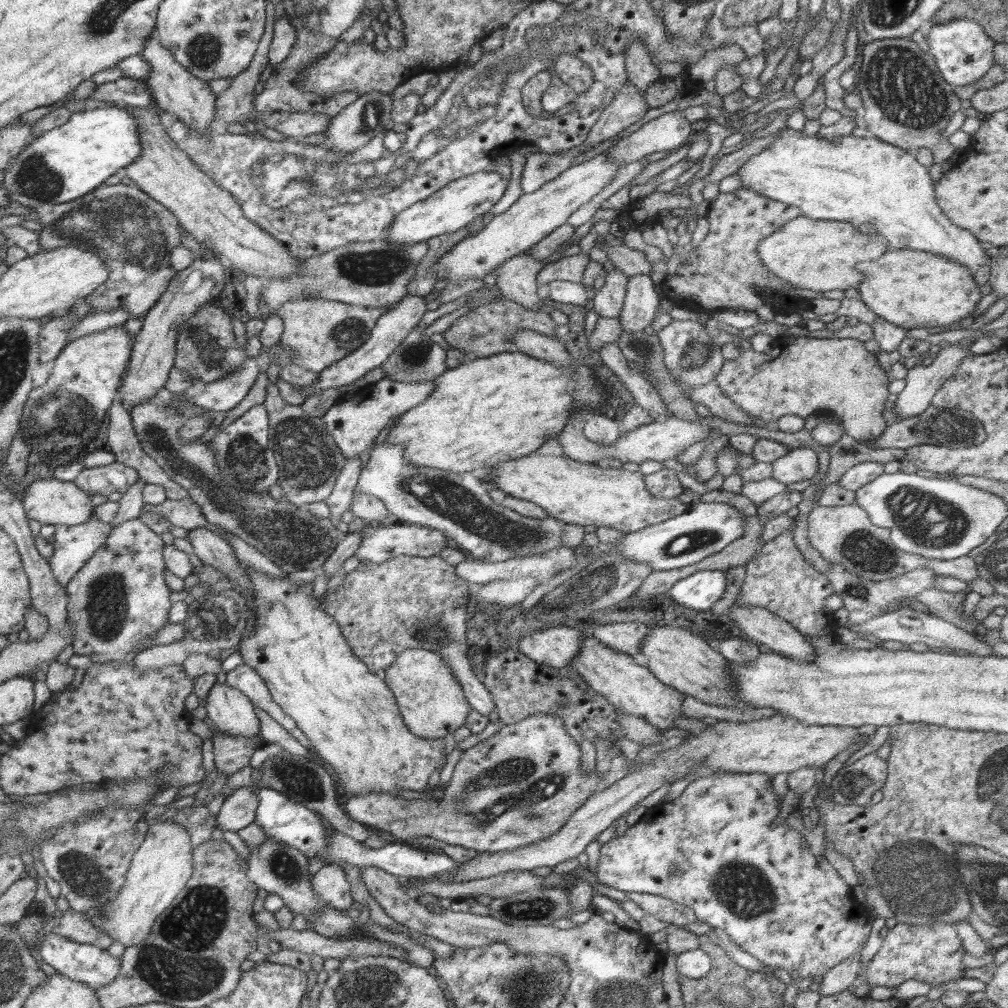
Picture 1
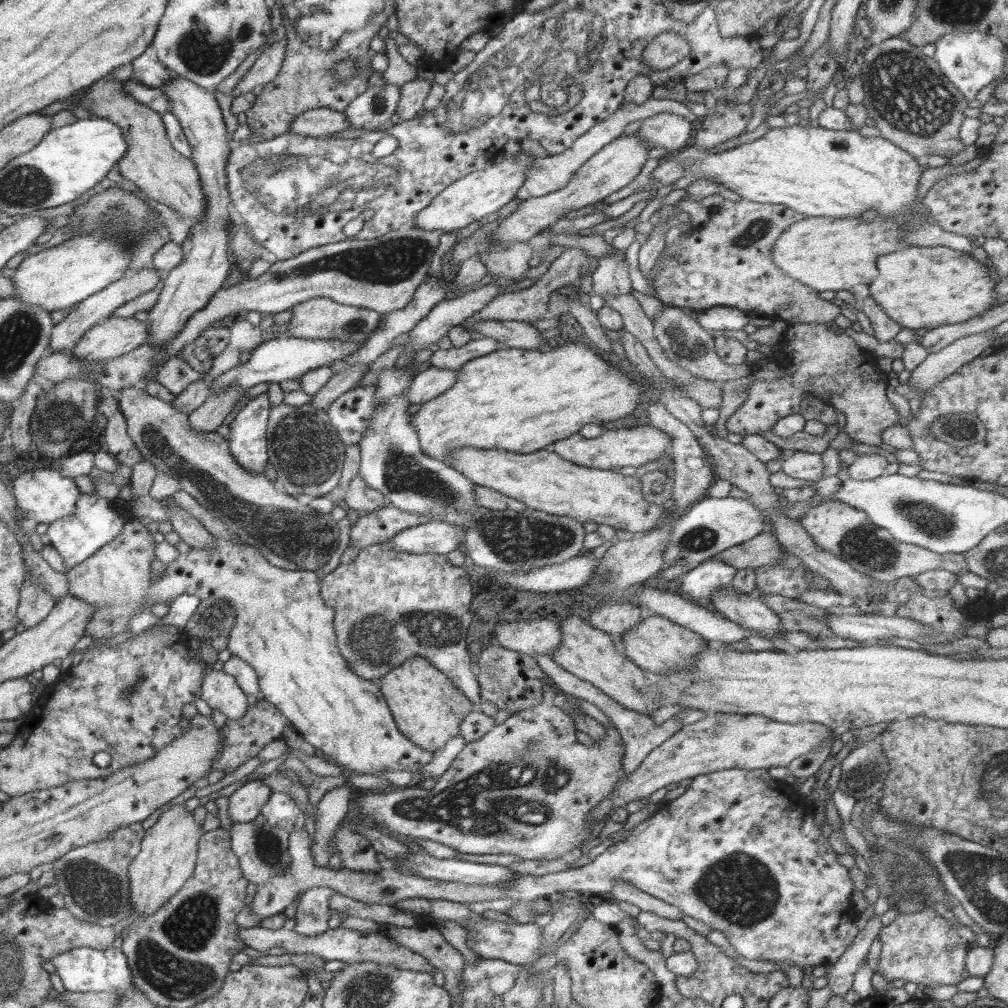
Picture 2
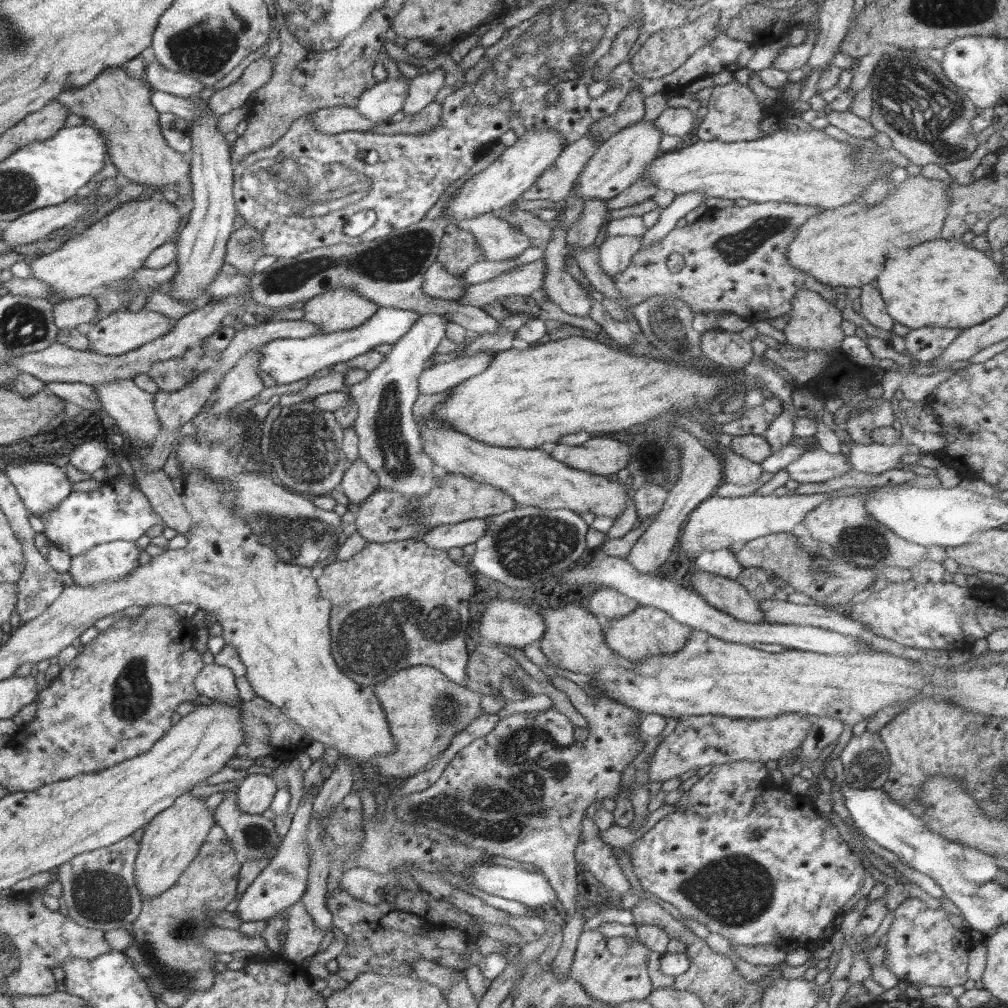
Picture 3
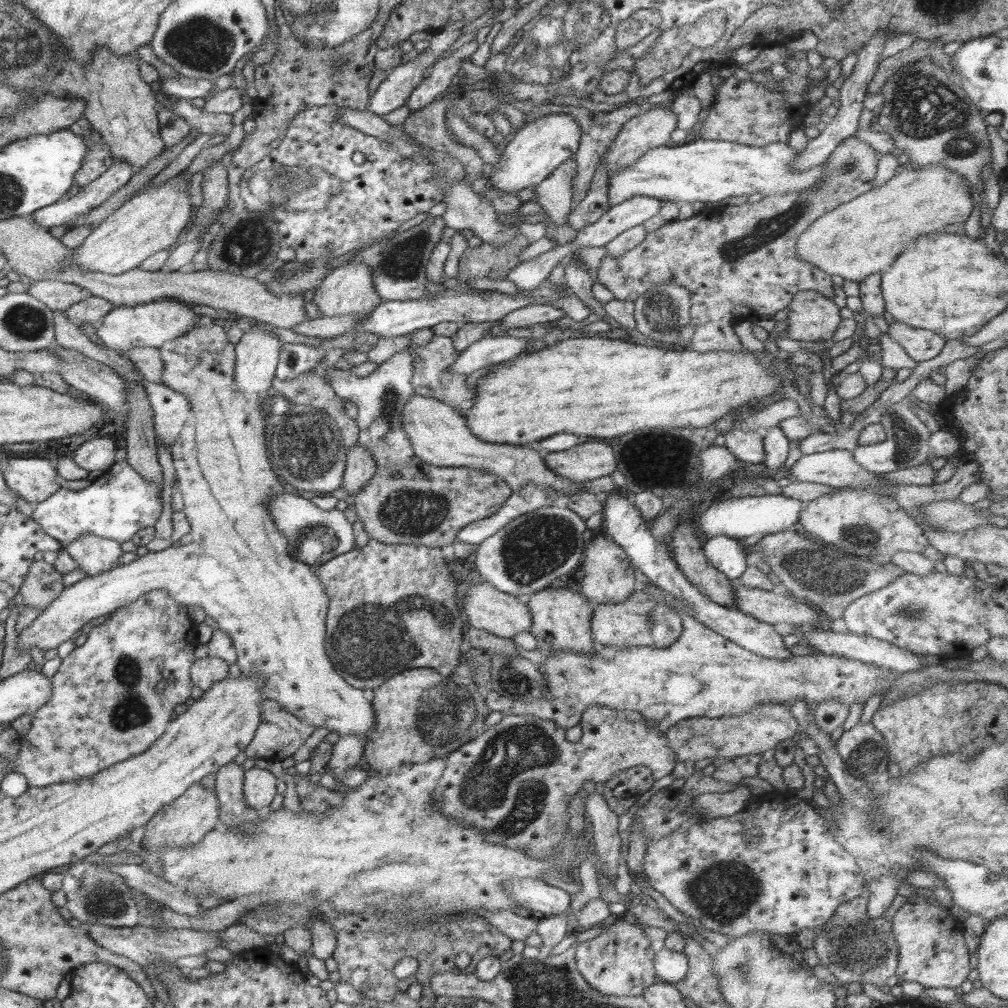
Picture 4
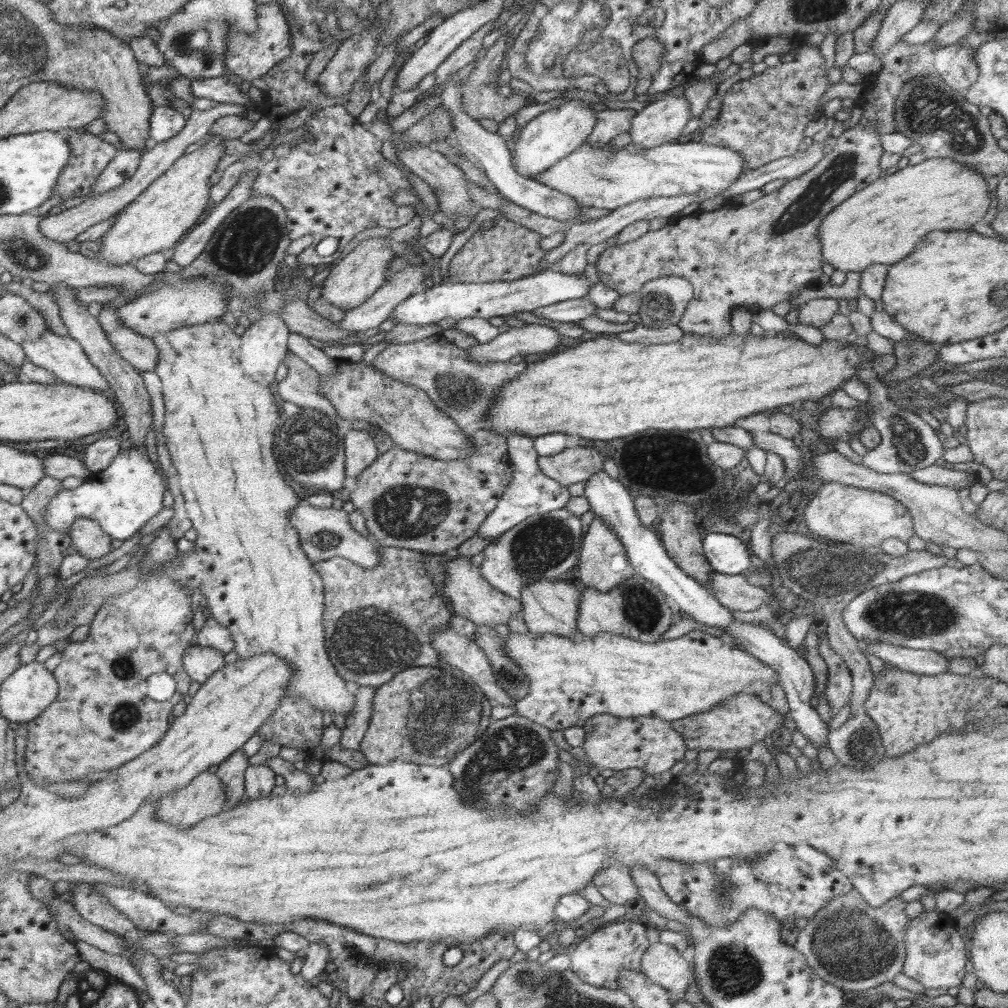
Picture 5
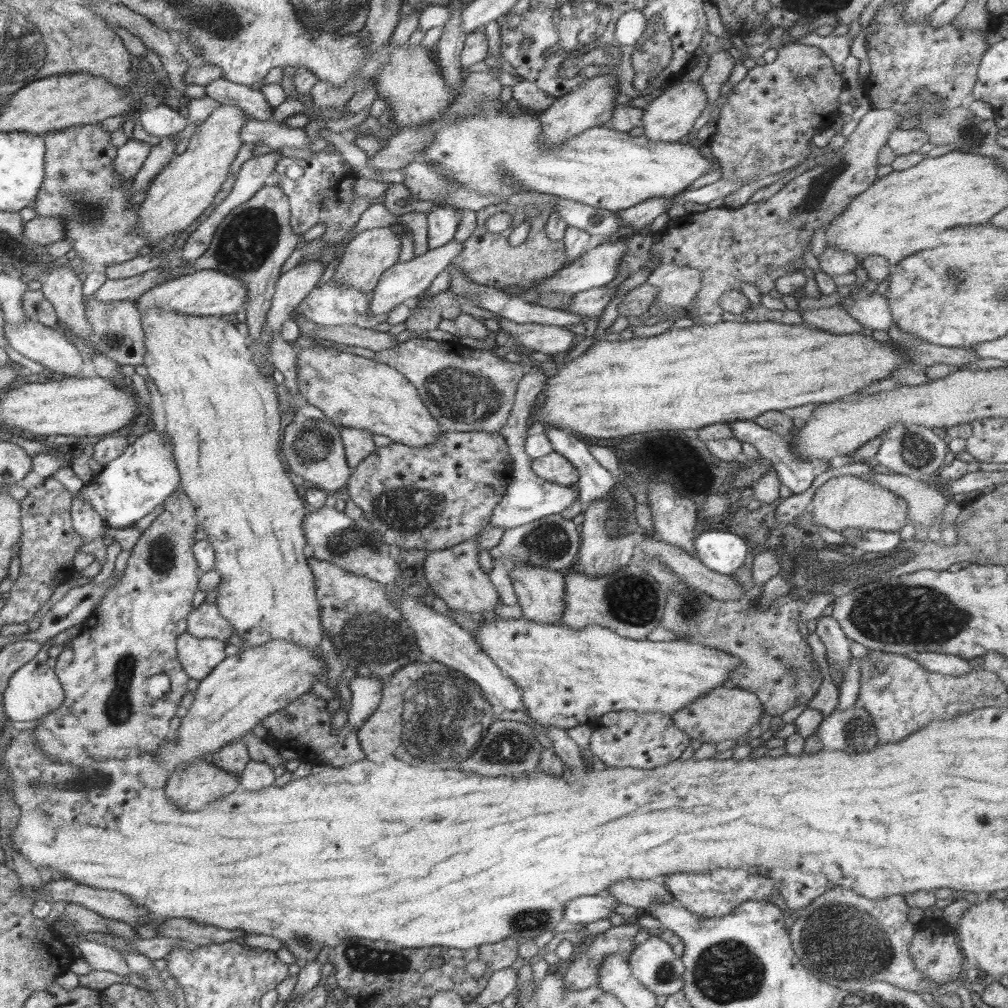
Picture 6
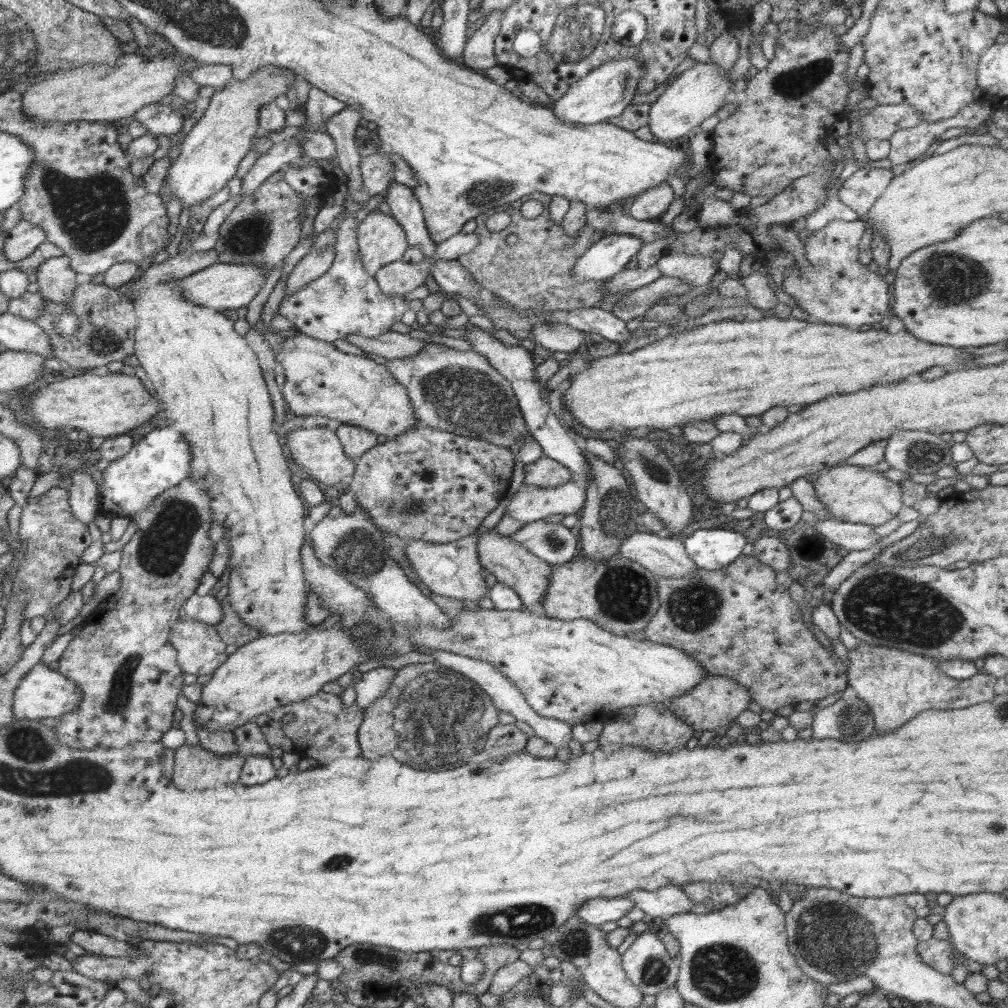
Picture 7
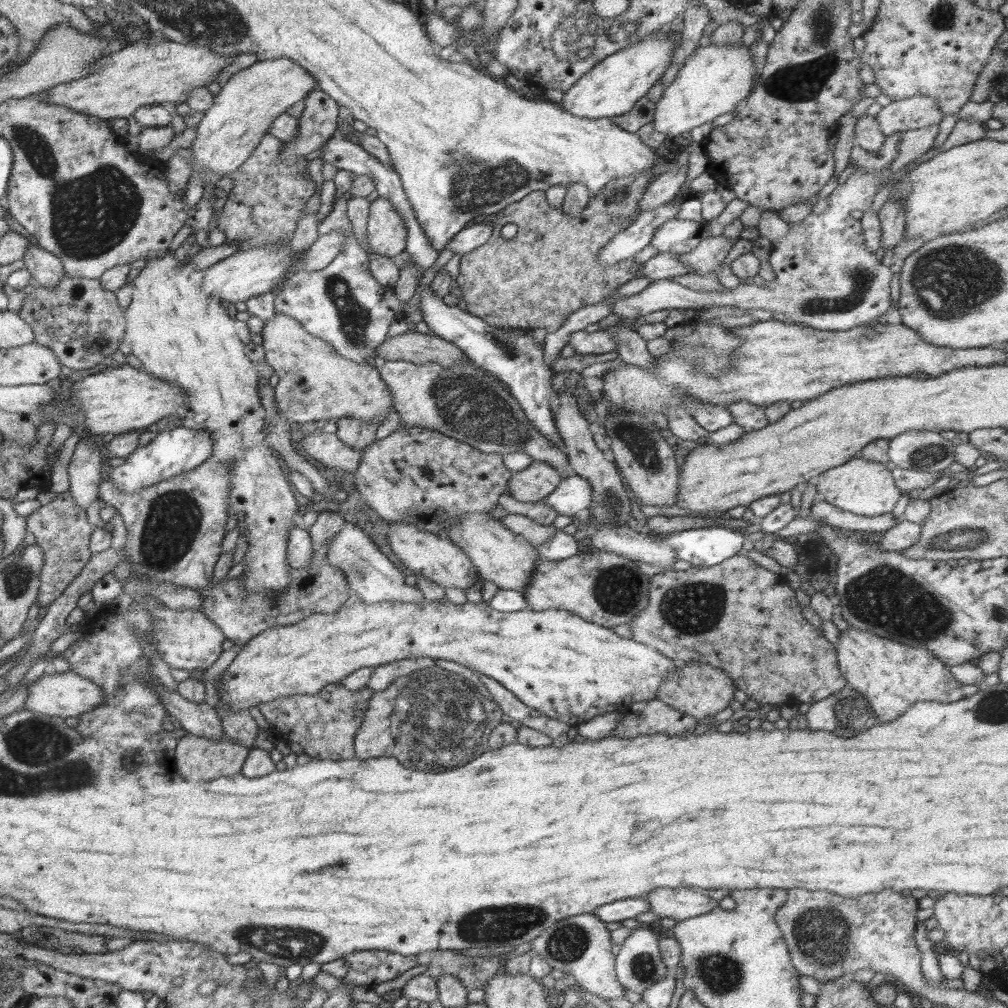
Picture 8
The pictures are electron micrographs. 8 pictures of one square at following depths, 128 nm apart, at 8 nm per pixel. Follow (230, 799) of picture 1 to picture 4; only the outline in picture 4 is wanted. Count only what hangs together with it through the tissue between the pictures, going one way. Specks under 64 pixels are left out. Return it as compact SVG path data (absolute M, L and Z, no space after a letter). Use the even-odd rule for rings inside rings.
M252 767L244 773L245 803L257 812L268 808L277 793L278 773L274 770Z

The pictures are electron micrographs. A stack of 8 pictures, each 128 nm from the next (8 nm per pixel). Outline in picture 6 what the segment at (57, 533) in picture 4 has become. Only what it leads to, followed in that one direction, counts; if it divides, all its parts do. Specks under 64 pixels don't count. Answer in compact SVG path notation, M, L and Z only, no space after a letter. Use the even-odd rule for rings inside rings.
M148 431L147 433L138 433L124 449L124 452L111 460L103 469L92 477L91 482L84 485L80 492L74 494L83 501L89 502L93 509L102 517L105 525L110 528L130 528L134 527L140 518L144 518L146 514L150 514L158 506L174 493L174 489L180 485L180 473L177 469L173 457L173 444L170 437L164 432L161 435L157 431Z

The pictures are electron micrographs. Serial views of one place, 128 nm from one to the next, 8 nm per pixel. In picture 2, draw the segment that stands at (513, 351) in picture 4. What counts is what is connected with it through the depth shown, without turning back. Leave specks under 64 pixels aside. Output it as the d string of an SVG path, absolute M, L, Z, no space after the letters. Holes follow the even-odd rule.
M430 367L413 377L411 385L405 390L409 404L424 404L447 392L458 380L459 370Z

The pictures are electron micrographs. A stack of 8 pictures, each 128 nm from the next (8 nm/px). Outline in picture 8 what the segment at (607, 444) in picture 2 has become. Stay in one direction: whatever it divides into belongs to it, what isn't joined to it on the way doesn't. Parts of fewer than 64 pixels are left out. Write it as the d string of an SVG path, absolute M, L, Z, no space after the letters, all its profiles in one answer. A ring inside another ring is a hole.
M534 461L524 470L512 473L507 494L520 502L535 503L552 493L560 482L562 478L556 468Z

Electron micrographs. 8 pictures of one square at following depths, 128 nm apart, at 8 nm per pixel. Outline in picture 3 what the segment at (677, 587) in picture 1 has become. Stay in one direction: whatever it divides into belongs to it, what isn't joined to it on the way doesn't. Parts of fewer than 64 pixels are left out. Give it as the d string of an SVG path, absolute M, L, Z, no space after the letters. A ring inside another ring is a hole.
M730 547L702 551L694 562L697 571L717 574L732 580L736 580L743 569Z

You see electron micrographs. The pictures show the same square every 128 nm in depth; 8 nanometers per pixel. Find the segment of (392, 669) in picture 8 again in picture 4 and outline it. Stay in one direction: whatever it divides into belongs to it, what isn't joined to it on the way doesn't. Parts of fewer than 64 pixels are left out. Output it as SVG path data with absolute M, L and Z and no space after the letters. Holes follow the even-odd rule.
M347 734L341 736L340 740L333 746L333 754L328 765L333 768L333 777L335 781L348 772L348 770L356 767L363 760L364 745L360 737L355 734Z

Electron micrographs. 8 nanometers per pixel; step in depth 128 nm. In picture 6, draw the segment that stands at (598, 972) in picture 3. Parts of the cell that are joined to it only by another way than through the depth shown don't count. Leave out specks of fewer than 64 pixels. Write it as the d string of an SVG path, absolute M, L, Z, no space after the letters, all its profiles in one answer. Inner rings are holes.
M629 921L619 926L612 925L604 933L594 935L592 941L565 965L565 986L572 990L584 990L597 985L600 964L610 954L628 962L630 954L636 953L633 939L641 929L636 921Z

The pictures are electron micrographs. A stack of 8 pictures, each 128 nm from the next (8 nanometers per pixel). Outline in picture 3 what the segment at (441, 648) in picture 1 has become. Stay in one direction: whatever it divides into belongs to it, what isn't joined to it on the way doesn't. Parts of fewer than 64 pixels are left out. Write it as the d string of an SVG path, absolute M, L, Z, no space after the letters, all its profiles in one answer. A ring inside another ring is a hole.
M406 539L400 541L388 541L385 543L367 542L365 547L347 560L337 559L336 561L323 564L323 574L317 578L317 585L322 598L330 599L331 611L329 614L330 627L330 650L333 659L337 662L338 668L358 684L375 685L386 681L398 670L410 668L410 666L432 666L445 674L449 680L467 686L466 679L469 677L466 665L469 659L466 649L466 633L470 630L470 605L468 599L472 596L474 586L474 575L469 575L466 568L458 565L449 557L447 550L430 548L424 541Z

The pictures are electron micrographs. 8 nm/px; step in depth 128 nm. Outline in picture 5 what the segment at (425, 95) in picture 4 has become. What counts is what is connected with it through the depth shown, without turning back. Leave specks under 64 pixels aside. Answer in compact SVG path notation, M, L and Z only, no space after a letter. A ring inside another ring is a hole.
M488 23L481 26L468 40L462 41L452 54L434 71L437 84L444 84L456 72L477 60L476 54L482 50L482 40L484 36L493 30L493 24Z

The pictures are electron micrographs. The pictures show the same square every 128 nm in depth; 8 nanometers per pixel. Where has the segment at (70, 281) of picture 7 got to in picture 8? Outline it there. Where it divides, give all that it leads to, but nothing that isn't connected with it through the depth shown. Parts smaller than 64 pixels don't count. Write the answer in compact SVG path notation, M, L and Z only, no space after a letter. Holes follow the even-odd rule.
M35 244L30 245L30 250L26 250L22 259L26 265L25 270L30 272L39 287L56 288L67 277L61 258Z

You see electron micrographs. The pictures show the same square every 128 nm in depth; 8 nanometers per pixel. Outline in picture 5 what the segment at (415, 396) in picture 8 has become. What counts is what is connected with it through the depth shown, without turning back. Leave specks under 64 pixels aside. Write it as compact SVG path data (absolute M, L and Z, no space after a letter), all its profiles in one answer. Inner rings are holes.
M438 334L410 344L391 344L376 356L372 365L400 382L423 390L438 410L463 429L470 424L484 422L501 386L516 378L528 364L523 359L516 364L512 360L485 363L471 361L468 350L450 344Z

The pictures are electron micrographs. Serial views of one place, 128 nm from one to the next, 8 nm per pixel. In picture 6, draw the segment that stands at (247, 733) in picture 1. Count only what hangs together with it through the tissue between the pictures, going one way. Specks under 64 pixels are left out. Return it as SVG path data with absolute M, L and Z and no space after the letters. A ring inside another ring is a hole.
M188 631L178 635L177 638L177 659L181 662L182 668L190 679L202 681L208 677L210 671L220 664L227 656L224 653L226 644L215 638L196 638Z

